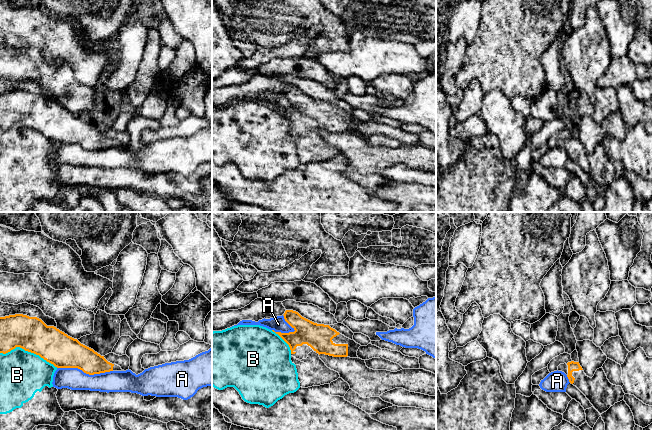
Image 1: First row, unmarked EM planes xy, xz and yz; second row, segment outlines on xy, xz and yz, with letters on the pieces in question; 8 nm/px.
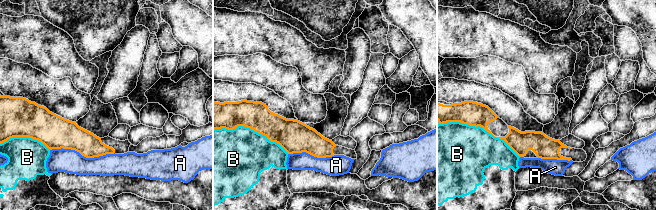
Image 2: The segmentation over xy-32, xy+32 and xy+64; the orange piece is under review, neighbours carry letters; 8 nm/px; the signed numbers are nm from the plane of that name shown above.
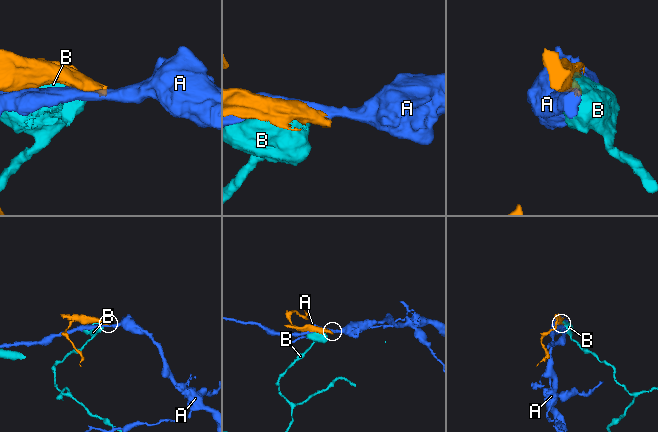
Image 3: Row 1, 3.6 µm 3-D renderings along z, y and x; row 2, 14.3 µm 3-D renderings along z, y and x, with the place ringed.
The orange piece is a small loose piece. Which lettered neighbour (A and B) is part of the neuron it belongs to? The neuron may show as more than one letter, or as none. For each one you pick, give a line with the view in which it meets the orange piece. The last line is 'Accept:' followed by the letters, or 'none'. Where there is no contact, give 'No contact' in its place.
Accept: none

